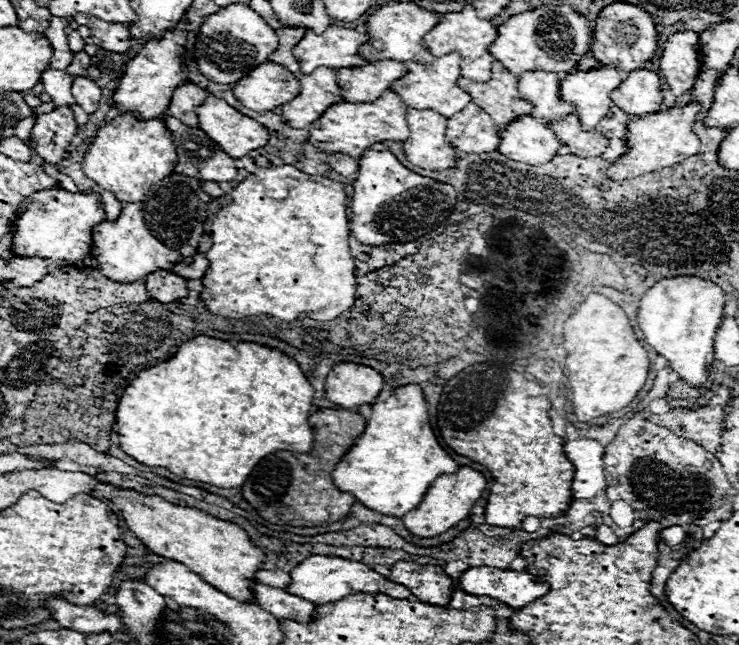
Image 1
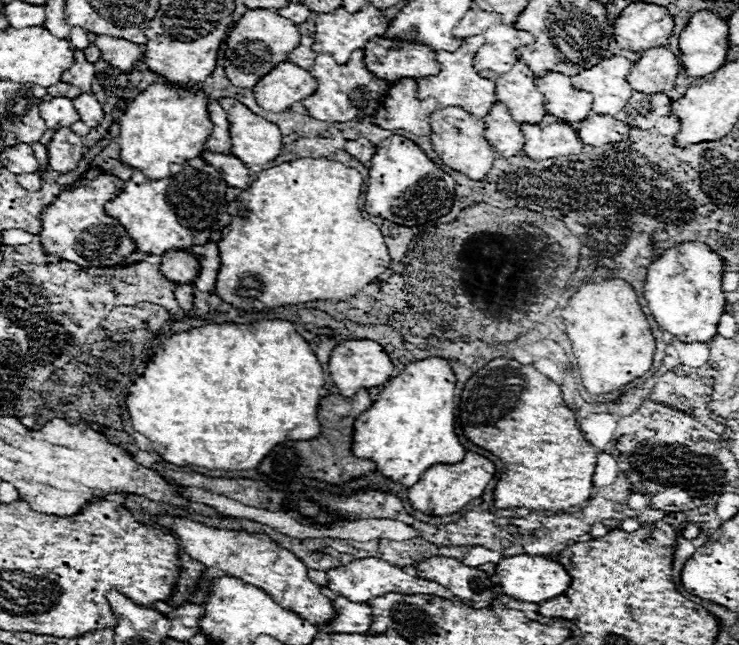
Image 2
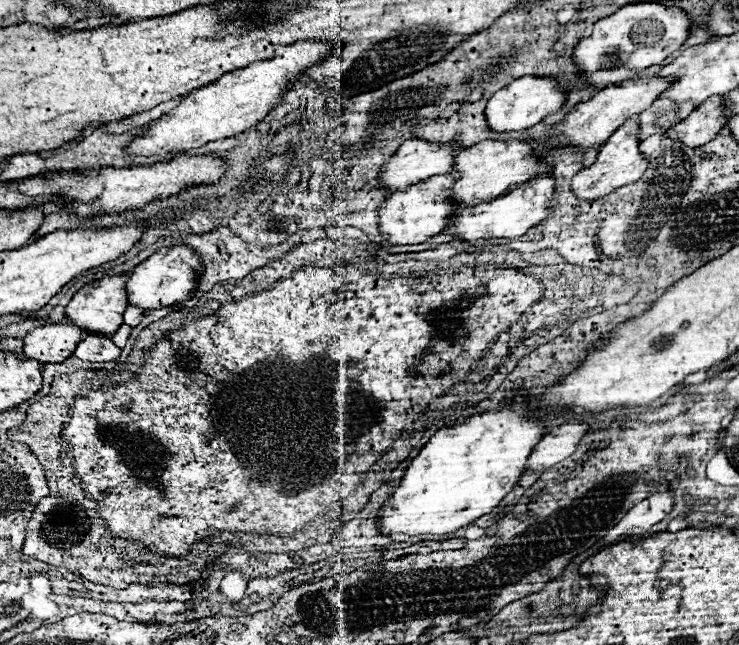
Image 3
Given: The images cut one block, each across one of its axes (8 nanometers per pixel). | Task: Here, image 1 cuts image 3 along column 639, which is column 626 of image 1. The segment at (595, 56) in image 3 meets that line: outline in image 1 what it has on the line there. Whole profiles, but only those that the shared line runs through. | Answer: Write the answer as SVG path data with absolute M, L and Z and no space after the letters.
M608 4L600 10L596 18L596 26L592 30L592 44L590 50L602 66L612 66L620 72L632 72L642 68L656 52L658 32L648 12L640 10L634 4Z

